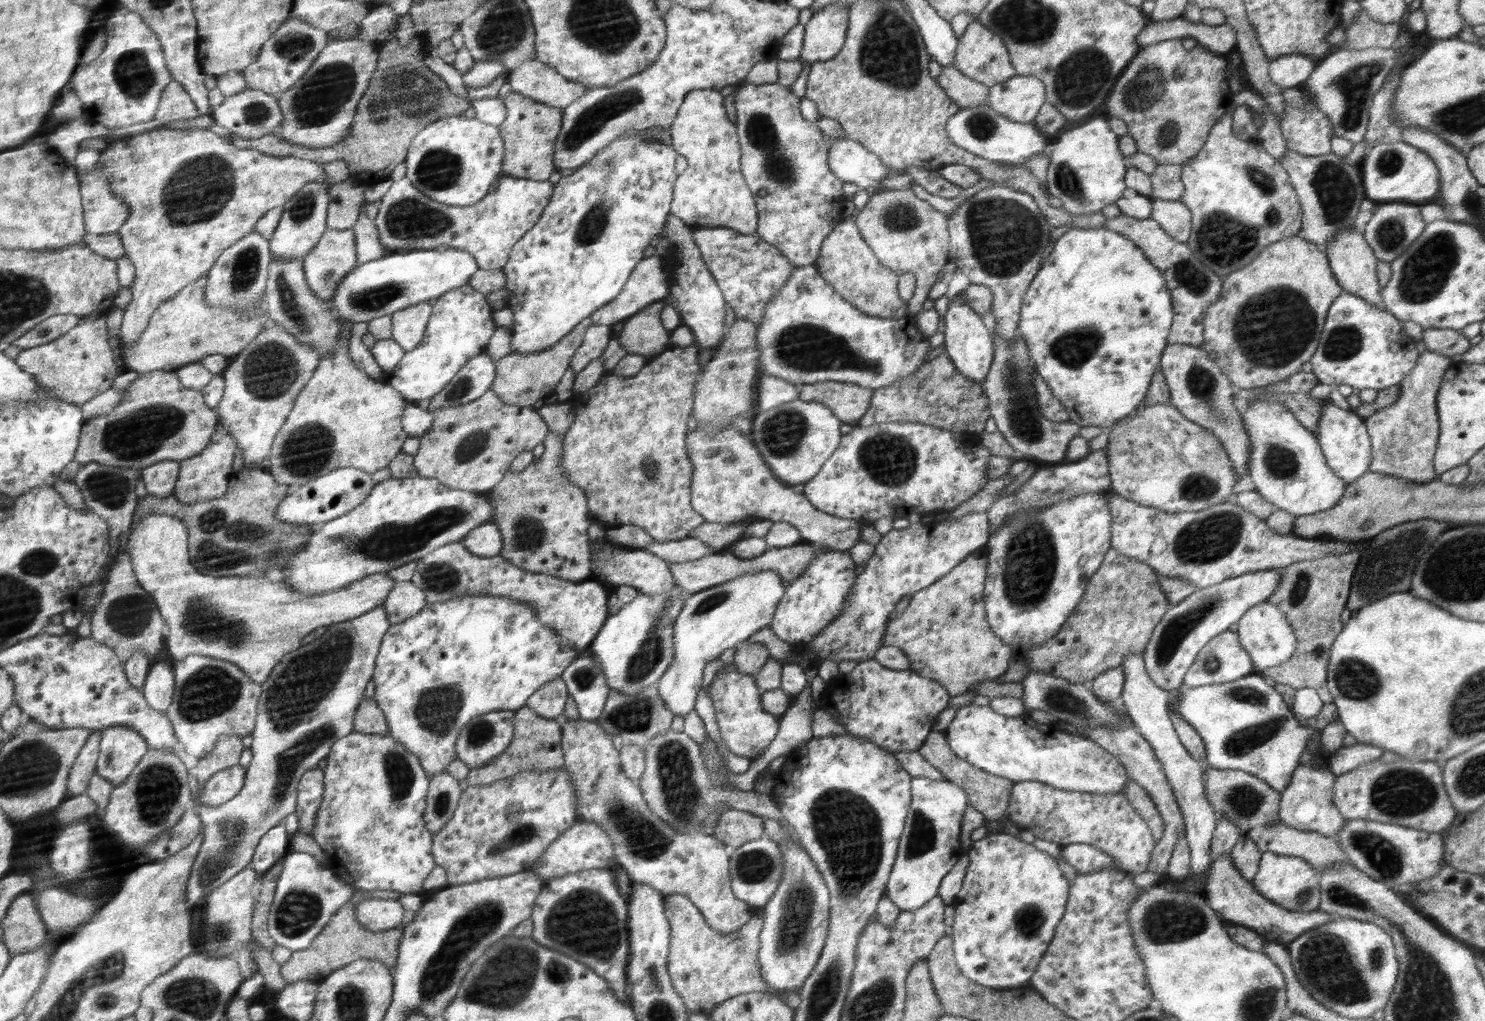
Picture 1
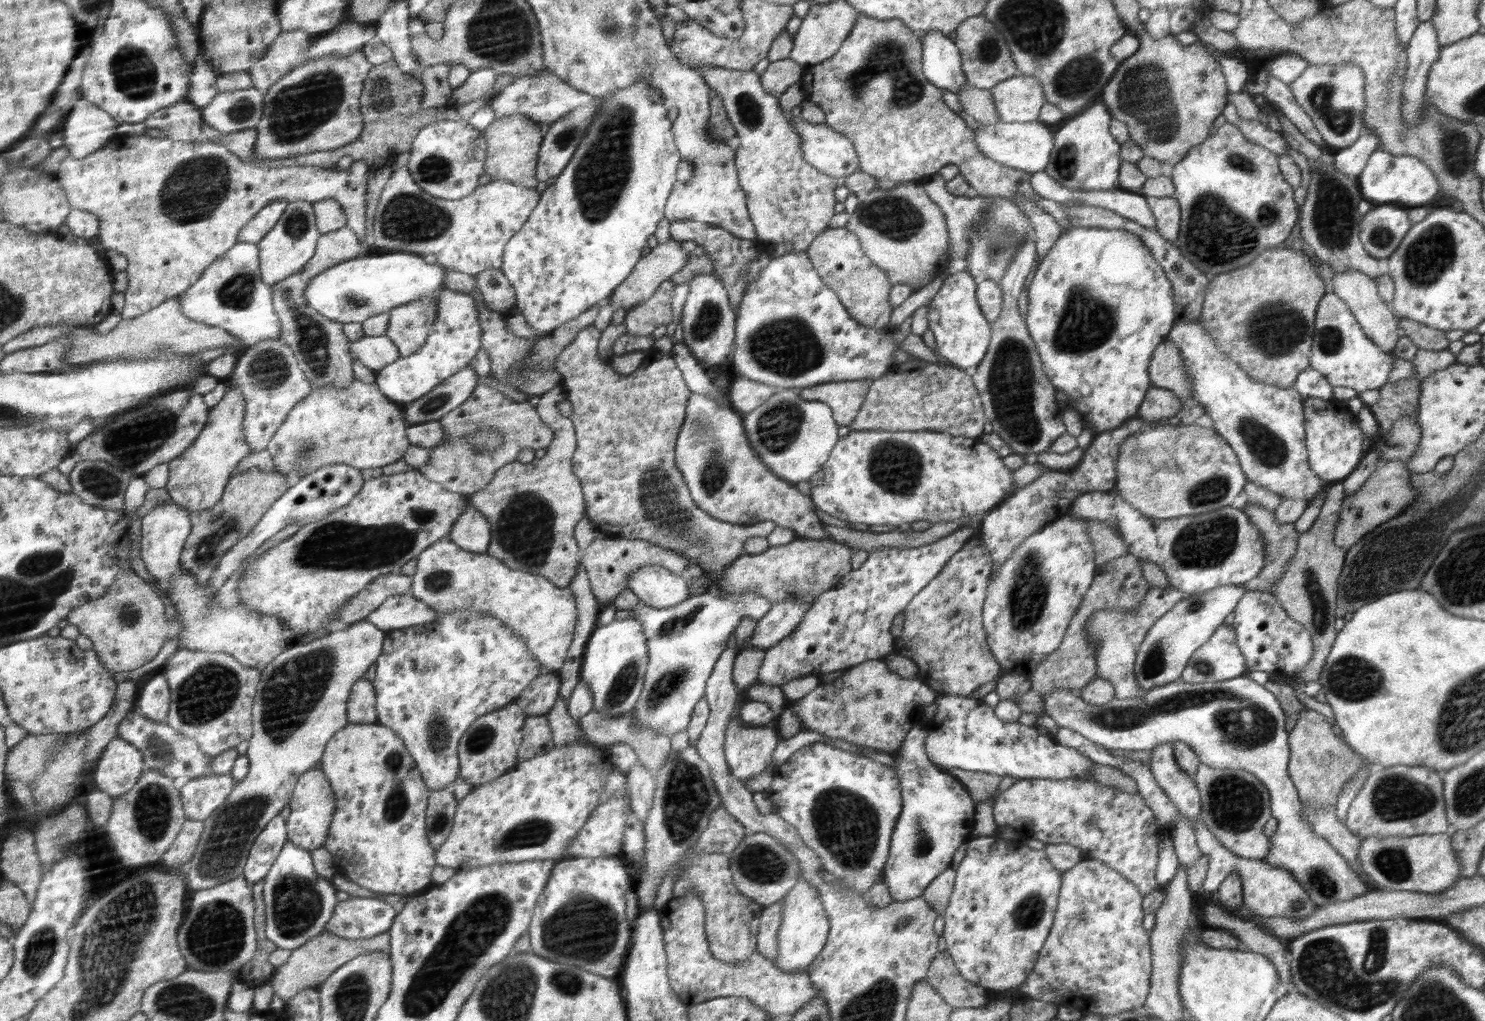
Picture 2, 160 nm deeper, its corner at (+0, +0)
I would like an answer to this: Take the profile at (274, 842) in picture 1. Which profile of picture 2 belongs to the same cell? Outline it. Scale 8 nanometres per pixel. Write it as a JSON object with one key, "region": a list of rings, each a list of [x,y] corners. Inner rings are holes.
{"region":[[[278,815],[253,844],[244,868],[244,877],[250,886],[263,880],[282,847],[288,842],[285,822],[286,820]]]}

